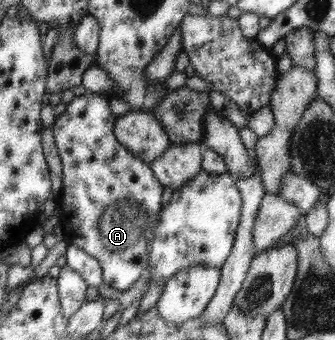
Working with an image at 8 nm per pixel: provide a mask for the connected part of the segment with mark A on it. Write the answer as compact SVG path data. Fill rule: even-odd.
M88 92L75 96L57 116L52 127L55 144L63 163L63 187L58 196L61 212L59 226L63 230L64 242L77 246L87 255L99 260L103 272L103 284L122 292L130 289L148 267L148 249L155 237L155 225L166 202L168 190L155 179L149 164L135 157L114 134L118 118L109 105L109 97Z

